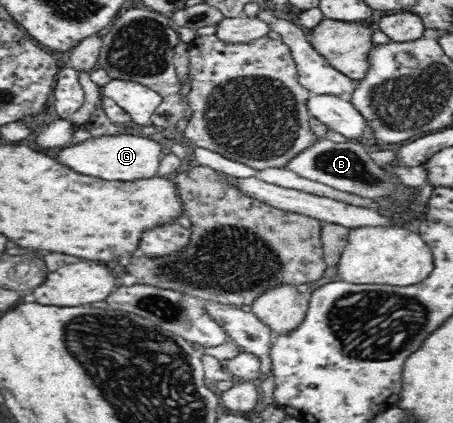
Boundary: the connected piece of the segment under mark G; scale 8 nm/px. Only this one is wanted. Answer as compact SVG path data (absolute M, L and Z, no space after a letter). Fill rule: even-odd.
M123 133L118 136L88 138L80 144L70 144L60 150L56 158L62 164L86 176L102 178L102 180L118 180L119 183L134 183L134 180L148 180L157 176L164 156L162 146L158 142Z

